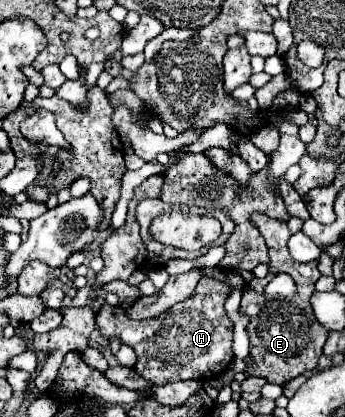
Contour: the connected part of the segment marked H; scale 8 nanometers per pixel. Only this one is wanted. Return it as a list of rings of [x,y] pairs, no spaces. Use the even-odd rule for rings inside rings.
[[[202,277],[198,287],[194,289],[192,297],[184,299],[170,307],[170,311],[162,313],[156,319],[148,321],[130,321],[124,317],[124,307],[110,307],[108,303],[96,315],[96,325],[100,327],[102,337],[118,337],[124,345],[130,345],[136,355],[138,363],[134,365],[136,373],[150,383],[170,383],[170,381],[184,381],[184,379],[214,379],[228,369],[232,363],[232,321],[224,311],[224,301],[230,293],[230,287],[214,277]],[[188,369],[190,375],[184,375]],[[168,377],[168,378],[163,378]],[[163,380],[163,382],[162,382]]]

